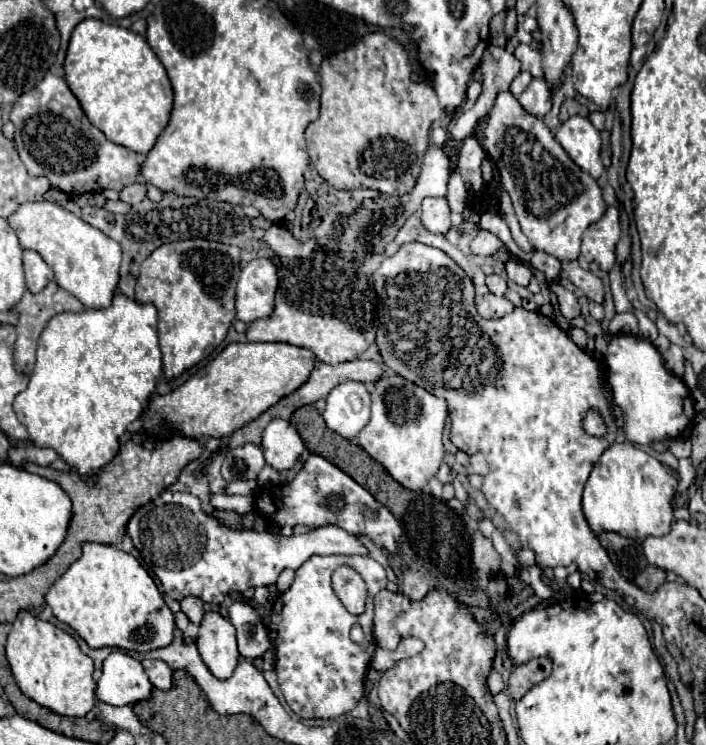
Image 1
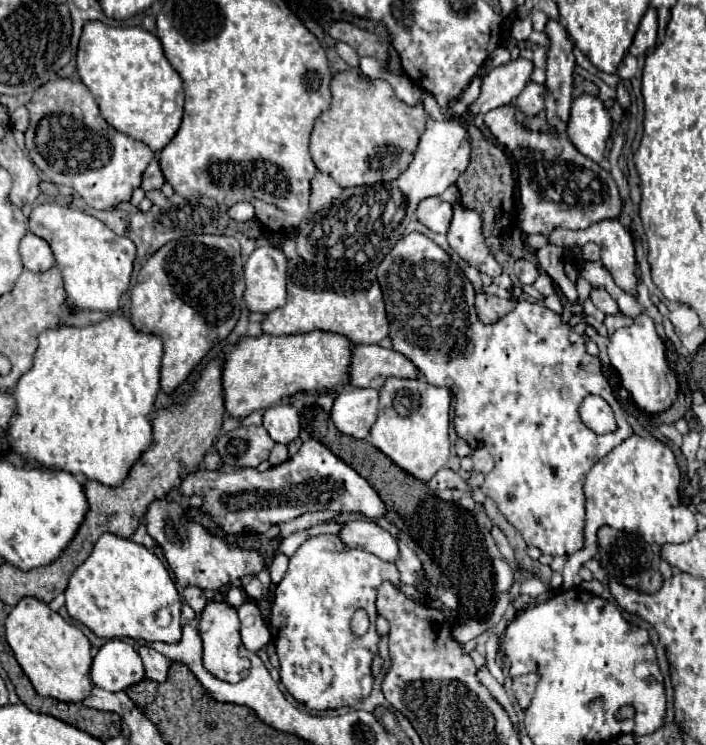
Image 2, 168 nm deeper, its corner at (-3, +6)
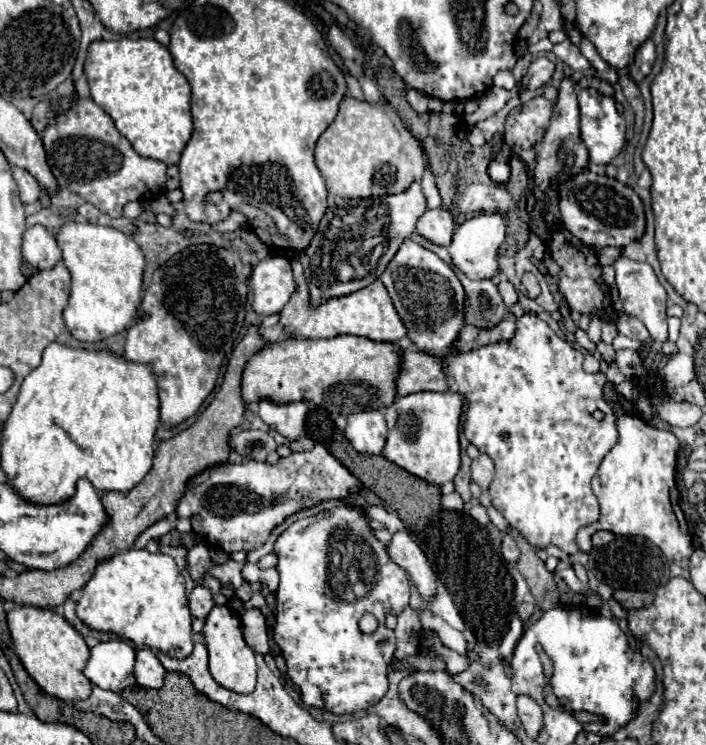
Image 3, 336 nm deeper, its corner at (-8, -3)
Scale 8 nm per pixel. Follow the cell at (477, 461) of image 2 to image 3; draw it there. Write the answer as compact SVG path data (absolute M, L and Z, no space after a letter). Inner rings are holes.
M480 455L472 461L472 479L482 487L488 489L494 479L494 463L488 455Z

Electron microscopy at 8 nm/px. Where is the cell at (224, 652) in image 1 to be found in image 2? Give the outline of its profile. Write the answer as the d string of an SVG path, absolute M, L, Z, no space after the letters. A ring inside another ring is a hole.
M209 602L199 618L199 634L203 640L203 666L225 682L239 682L249 674L251 662L249 652L245 650L239 636L239 618L237 610L227 602Z

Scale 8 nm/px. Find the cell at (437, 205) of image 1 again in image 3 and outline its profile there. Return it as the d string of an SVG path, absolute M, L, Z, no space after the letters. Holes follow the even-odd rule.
M428 209L420 219L416 231L436 245L450 245L454 235L454 219L448 209Z

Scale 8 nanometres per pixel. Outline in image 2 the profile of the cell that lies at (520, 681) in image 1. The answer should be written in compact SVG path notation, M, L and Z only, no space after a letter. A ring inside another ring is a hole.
M525 674L519 678L513 678L513 694L517 704L525 710L533 698L535 692L535 684L537 684L537 674Z

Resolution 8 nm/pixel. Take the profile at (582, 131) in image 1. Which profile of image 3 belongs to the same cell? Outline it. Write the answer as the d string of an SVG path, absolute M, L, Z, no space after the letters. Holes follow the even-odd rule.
M580 89L578 101L580 101L580 131L582 131L582 141L586 143L590 153L590 163L608 165L614 159L614 155L618 155L620 149L624 147L626 123L616 111L616 103L612 97L604 97L594 89Z

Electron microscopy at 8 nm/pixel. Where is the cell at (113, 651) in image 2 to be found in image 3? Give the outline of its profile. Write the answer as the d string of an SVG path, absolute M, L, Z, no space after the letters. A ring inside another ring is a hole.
M124 641L98 643L84 669L84 675L106 691L122 691L136 683L134 679L134 649Z

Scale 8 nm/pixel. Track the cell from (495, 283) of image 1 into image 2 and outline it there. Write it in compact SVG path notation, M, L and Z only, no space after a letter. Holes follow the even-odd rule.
M455 206L451 228L447 232L449 246L465 260L469 266L477 268L487 276L501 274L501 266L497 264L495 256L489 252L483 236L483 220L479 212Z

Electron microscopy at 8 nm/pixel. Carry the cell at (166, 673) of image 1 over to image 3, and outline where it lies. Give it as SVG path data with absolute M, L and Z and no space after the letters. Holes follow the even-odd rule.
M140 649L136 653L134 675L136 675L138 685L148 687L148 689L160 689L162 683L164 683L166 669L162 667L162 663L158 661L158 657L150 649Z

